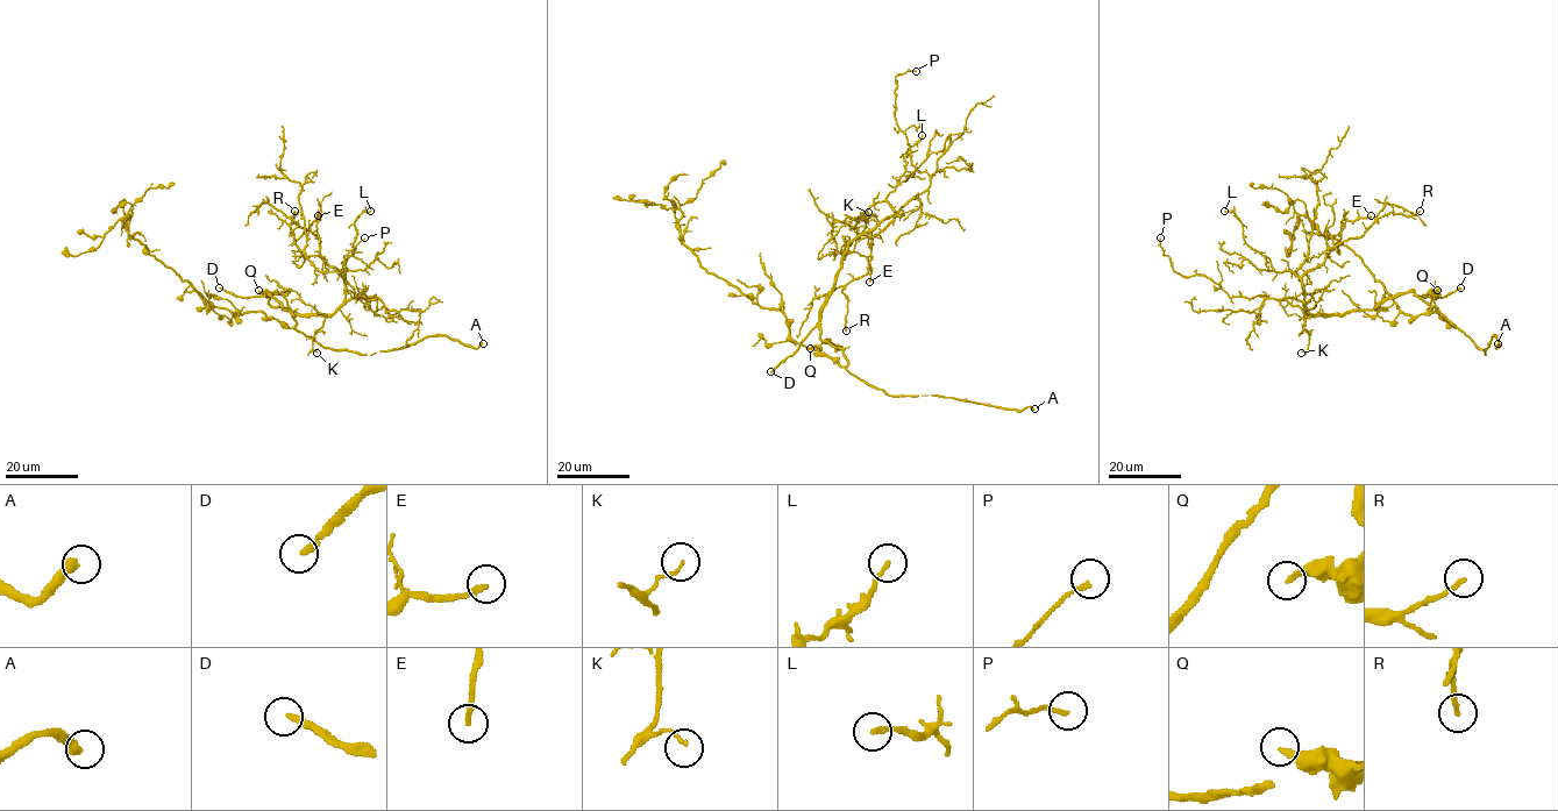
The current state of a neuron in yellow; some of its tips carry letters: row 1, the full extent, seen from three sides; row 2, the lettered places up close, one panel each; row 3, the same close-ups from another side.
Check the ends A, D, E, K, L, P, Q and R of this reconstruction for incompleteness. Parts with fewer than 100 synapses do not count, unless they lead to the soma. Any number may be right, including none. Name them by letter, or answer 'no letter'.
A, D

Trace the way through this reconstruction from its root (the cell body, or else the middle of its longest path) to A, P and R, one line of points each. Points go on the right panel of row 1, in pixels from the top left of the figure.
A: (1430, 307), (1485, 349), (1485, 355), (1493, 336), (1498, 339), (1496, 348), (1498, 343)
P: (1430, 307), (1411, 291), (1343, 314), (1310, 314), (1292, 298), (1230, 297), (1202, 275), (1176, 274), (1160, 237)
R: (1430, 307), (1411, 291), (1343, 314), (1310, 314), (1304, 303), (1302, 277), (1328, 249), (1388, 213), (1420, 211)

